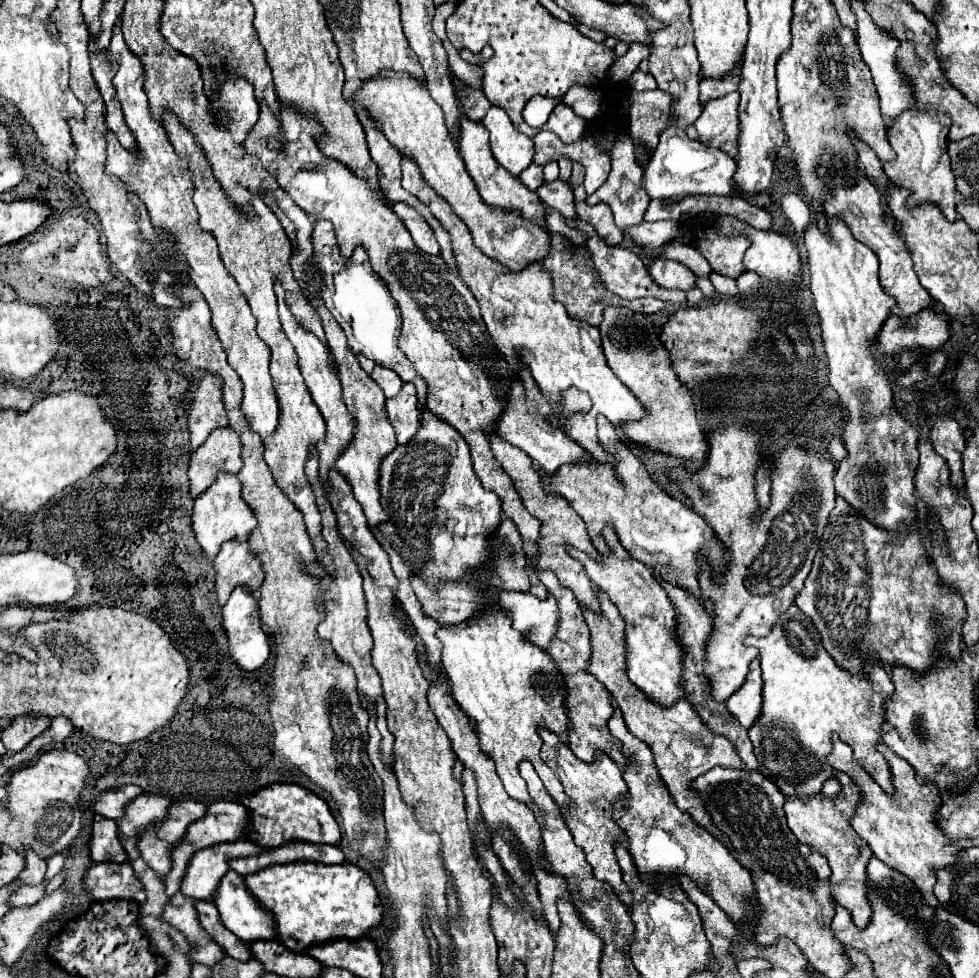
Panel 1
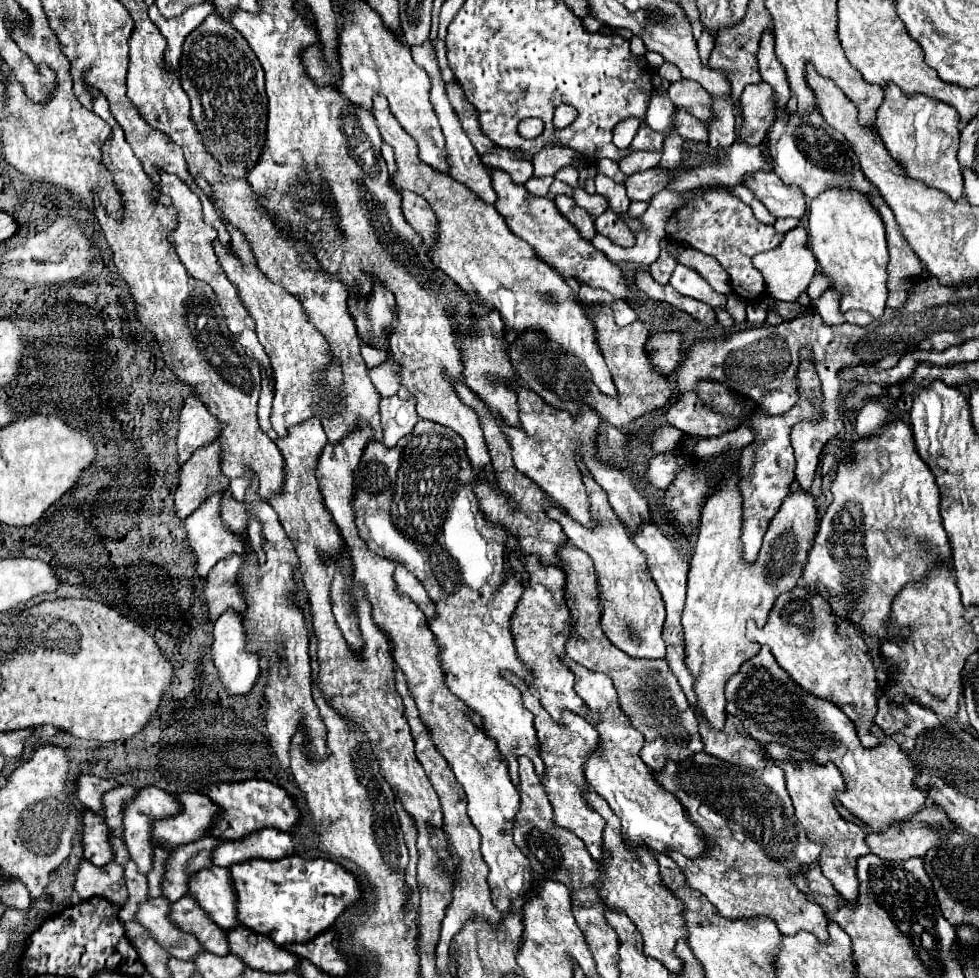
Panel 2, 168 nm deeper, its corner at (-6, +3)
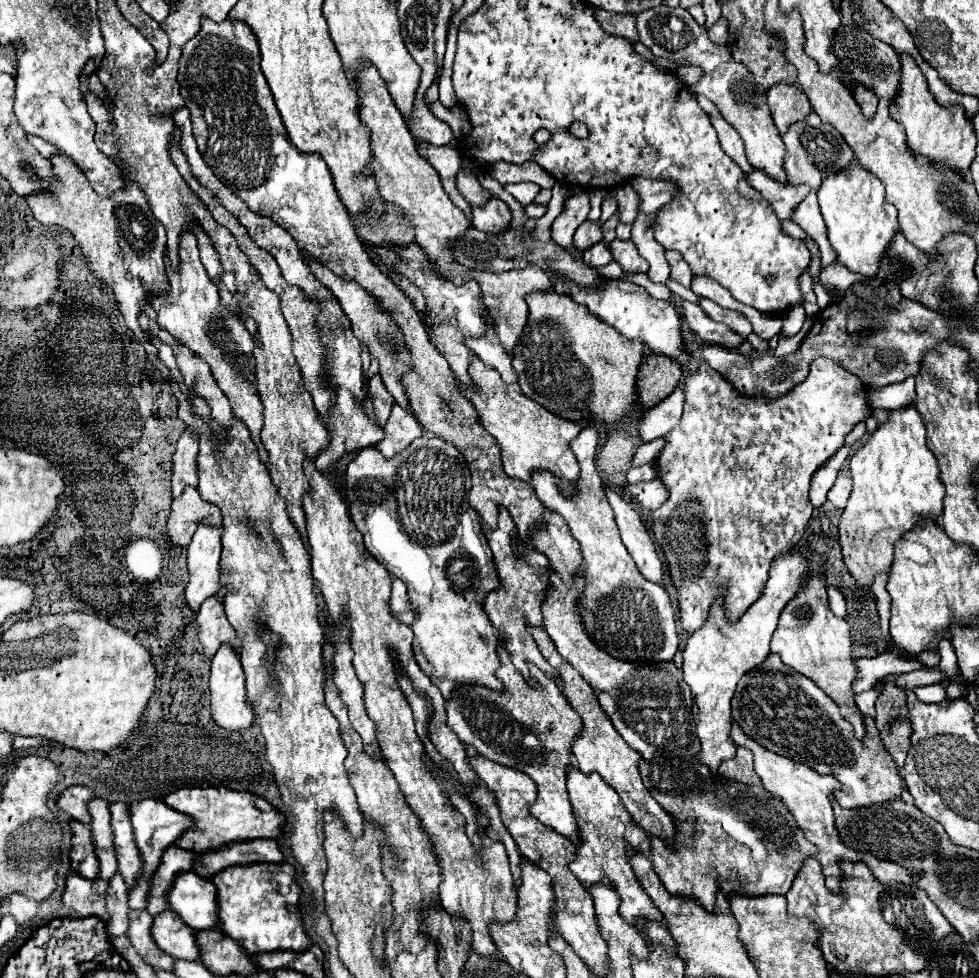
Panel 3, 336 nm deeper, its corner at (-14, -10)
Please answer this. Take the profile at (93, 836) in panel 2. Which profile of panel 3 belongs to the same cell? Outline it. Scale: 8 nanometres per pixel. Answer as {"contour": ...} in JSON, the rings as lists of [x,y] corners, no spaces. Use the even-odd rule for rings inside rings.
{"contour":[[[77,820],[71,822],[73,828],[73,852],[71,852],[71,866],[81,876],[95,880],[99,876],[99,860],[95,856],[95,844],[91,836],[91,828]]]}

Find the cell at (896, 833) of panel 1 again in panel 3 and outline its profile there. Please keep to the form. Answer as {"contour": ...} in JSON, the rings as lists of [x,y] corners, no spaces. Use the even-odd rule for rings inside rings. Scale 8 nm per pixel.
{"contour":[[[771,654],[761,666],[747,672],[735,690],[735,696],[731,700],[733,706],[733,722],[757,744],[763,748],[781,754],[785,758],[791,758],[795,762],[803,762],[809,768],[813,768],[819,774],[833,774],[841,782],[841,792],[837,794],[837,802],[843,808],[863,808],[863,806],[875,806],[885,804],[891,800],[897,800],[903,796],[907,786],[903,784],[903,778],[899,776],[897,764],[893,762],[891,754],[883,746],[879,738],[879,730],[875,726],[875,720],[865,716],[865,740],[863,744],[853,736],[853,726],[841,716],[839,706],[825,696],[811,680],[805,676],[799,676],[795,670],[787,668],[777,654]]]}

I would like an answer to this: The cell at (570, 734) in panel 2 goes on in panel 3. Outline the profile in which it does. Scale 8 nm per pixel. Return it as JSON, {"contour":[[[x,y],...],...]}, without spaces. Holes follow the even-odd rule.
{"contour":[[[503,642],[499,644],[499,658],[501,666],[497,676],[503,682],[503,692],[491,692],[489,688],[459,688],[459,692],[455,692],[447,702],[447,726],[463,744],[473,744],[481,756],[529,774],[539,790],[537,800],[531,806],[531,814],[545,826],[555,828],[555,832],[563,834],[573,844],[579,844],[579,826],[575,822],[565,784],[567,768],[571,768],[573,760],[571,746],[583,730],[583,720],[563,698],[555,680],[529,664],[531,676],[541,684],[539,692],[535,692],[511,664]]]}

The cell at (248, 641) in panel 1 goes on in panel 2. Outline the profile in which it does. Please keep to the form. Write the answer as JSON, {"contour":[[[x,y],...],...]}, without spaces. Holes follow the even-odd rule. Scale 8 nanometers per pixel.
{"contour":[[[227,609],[213,627],[213,645],[211,645],[211,659],[217,669],[217,675],[227,691],[227,695],[237,697],[237,695],[247,695],[253,687],[253,683],[259,677],[259,657],[251,655],[245,651],[247,645],[247,633],[243,627],[243,617],[235,613],[233,609]]]}

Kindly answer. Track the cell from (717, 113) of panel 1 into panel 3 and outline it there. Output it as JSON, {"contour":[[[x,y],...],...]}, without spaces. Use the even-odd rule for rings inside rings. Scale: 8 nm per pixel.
{"contour":[[[775,84],[775,88],[767,92],[767,106],[781,134],[785,134],[791,124],[811,114],[809,100],[803,96],[803,92],[797,86],[789,86],[789,84]]]}

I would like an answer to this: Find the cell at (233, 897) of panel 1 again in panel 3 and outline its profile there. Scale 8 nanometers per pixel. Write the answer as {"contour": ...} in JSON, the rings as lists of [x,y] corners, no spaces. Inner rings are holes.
{"contour":[[[195,872],[179,874],[167,900],[169,908],[177,912],[197,932],[217,930],[221,926],[217,916],[217,890],[209,878],[203,878]]]}

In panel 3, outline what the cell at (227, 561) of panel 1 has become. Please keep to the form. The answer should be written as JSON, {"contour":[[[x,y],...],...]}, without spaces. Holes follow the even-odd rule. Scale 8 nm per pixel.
{"contour":[[[211,596],[201,604],[197,612],[197,624],[199,624],[199,640],[205,648],[207,658],[215,656],[215,652],[223,642],[229,642],[233,648],[239,650],[239,636],[235,628],[231,628],[223,612],[223,602],[217,596]]]}

